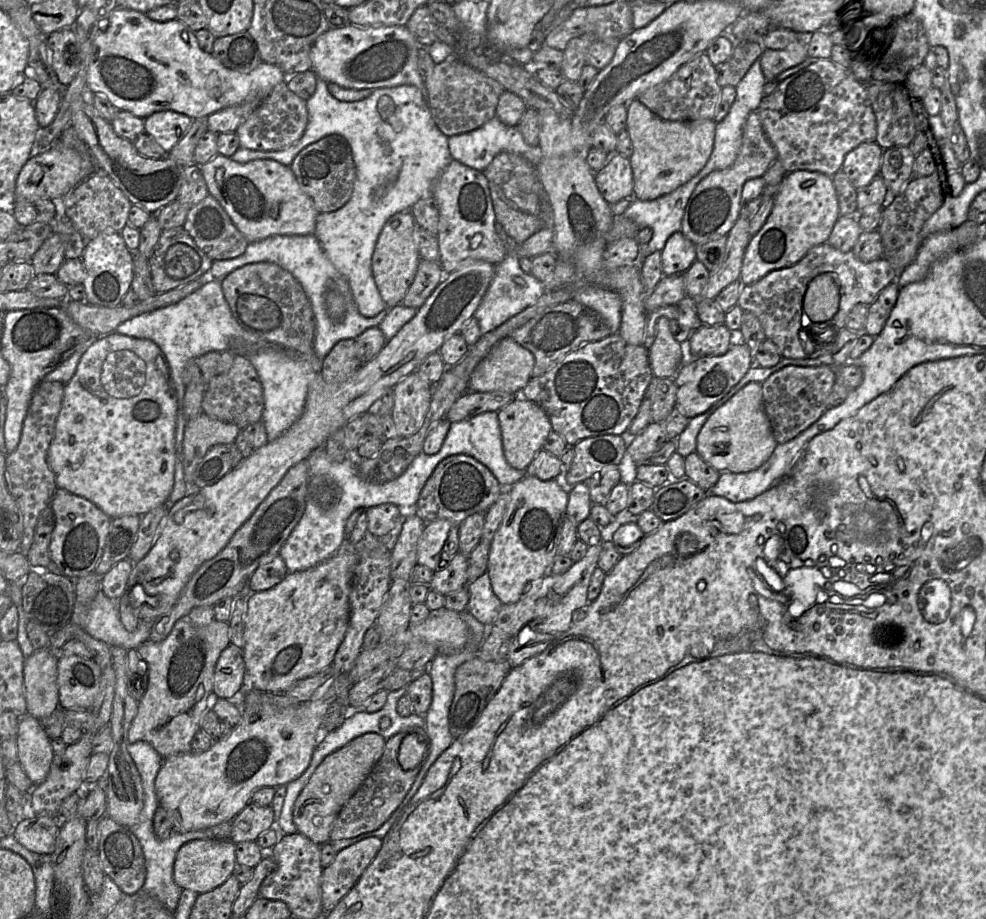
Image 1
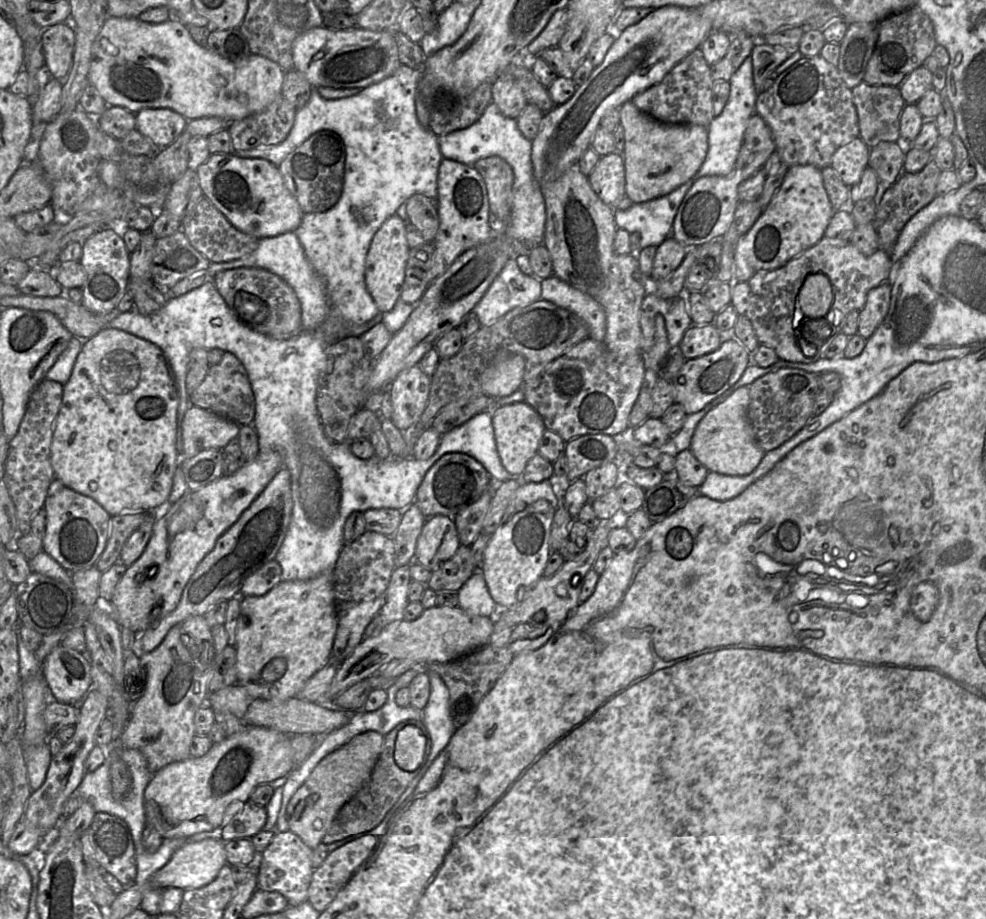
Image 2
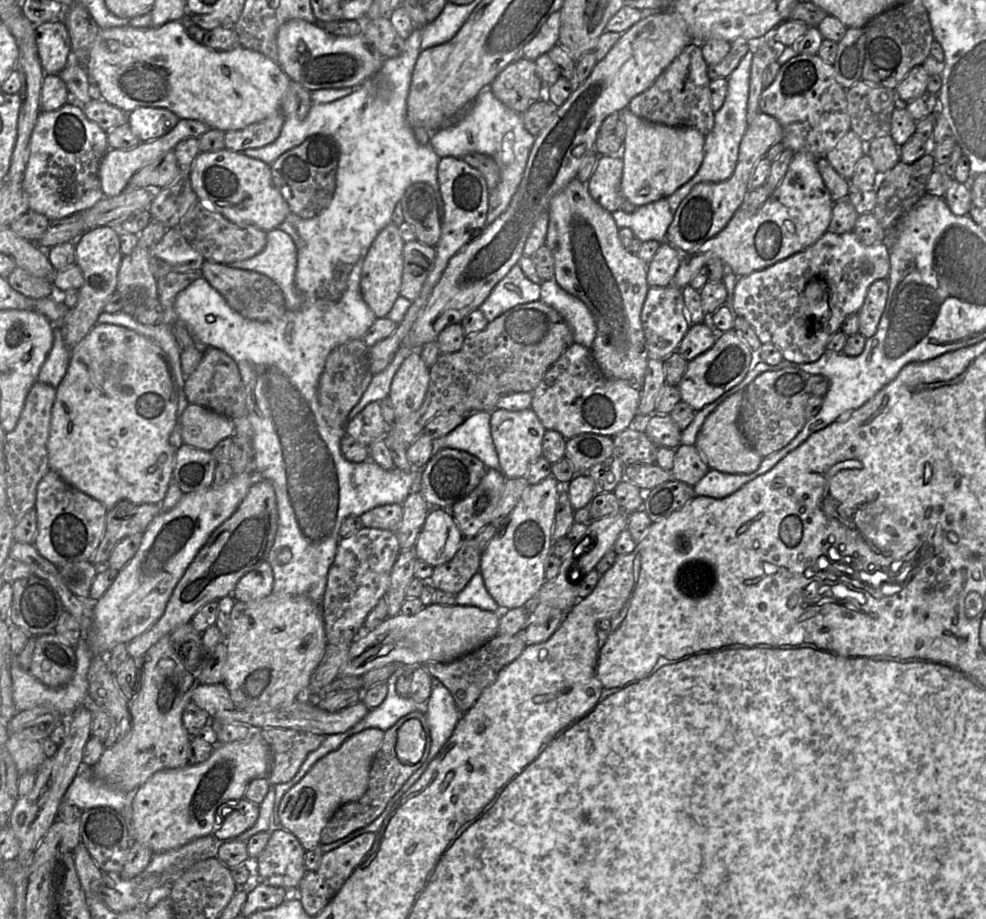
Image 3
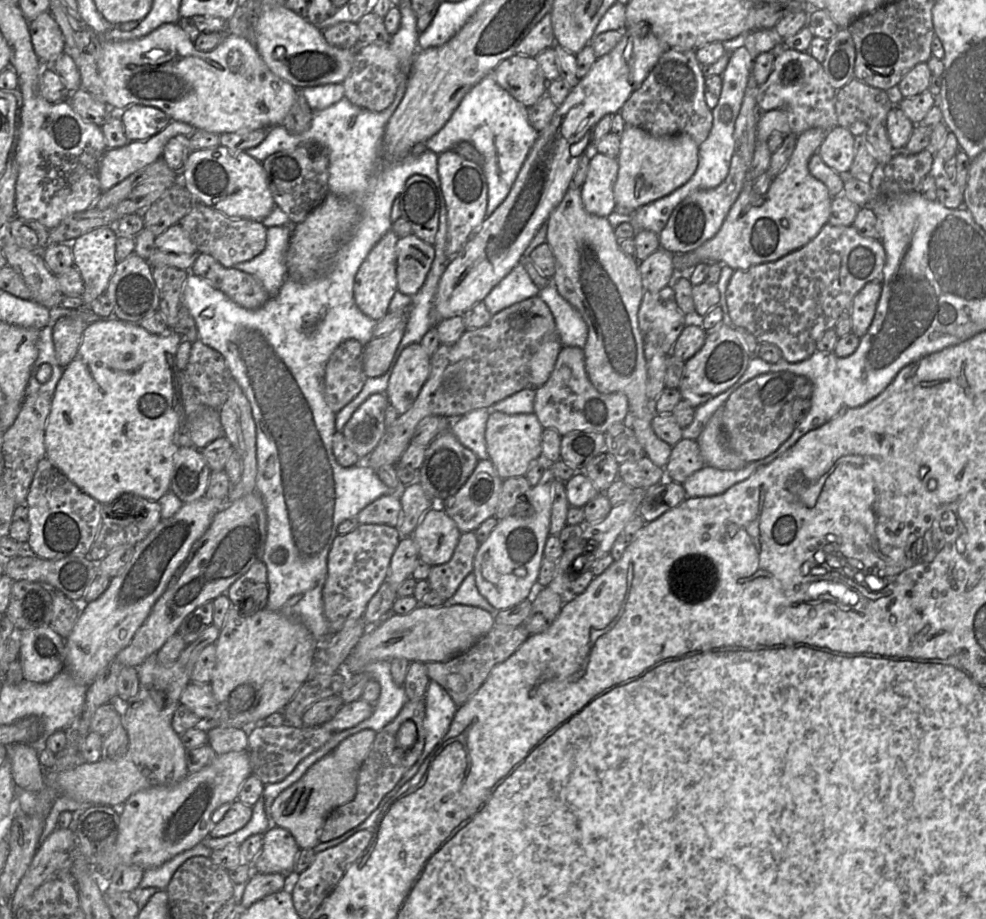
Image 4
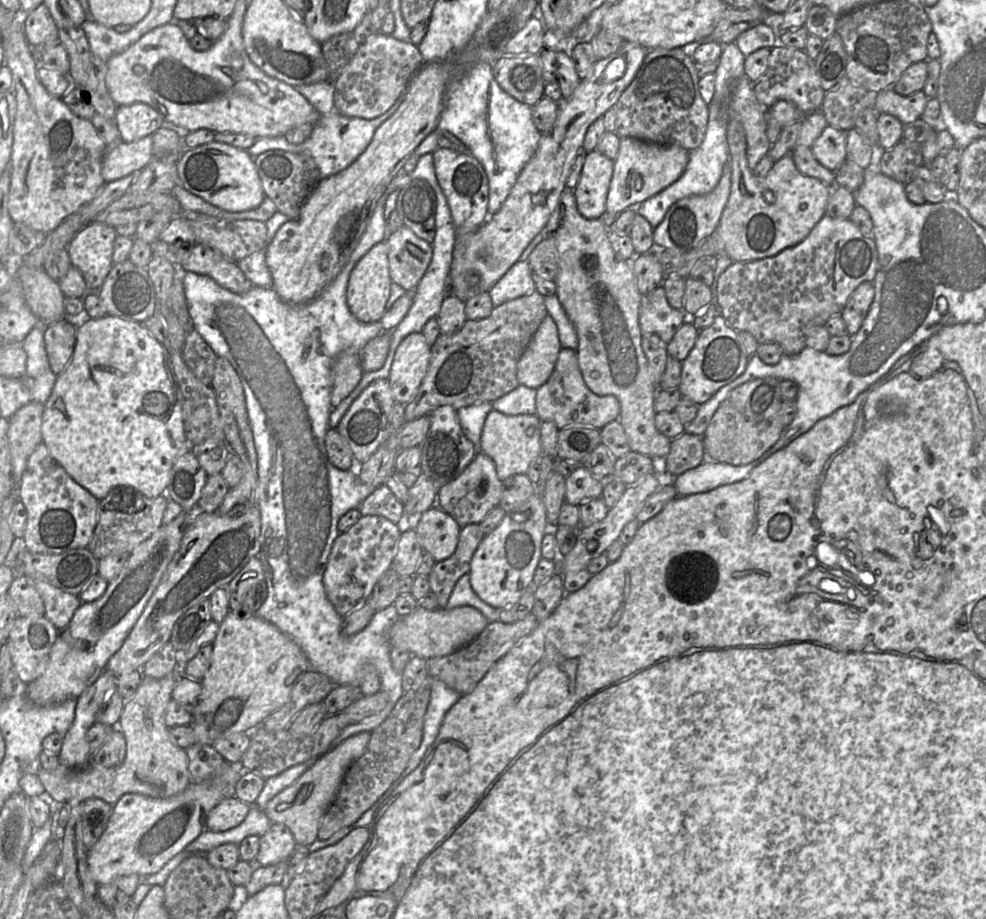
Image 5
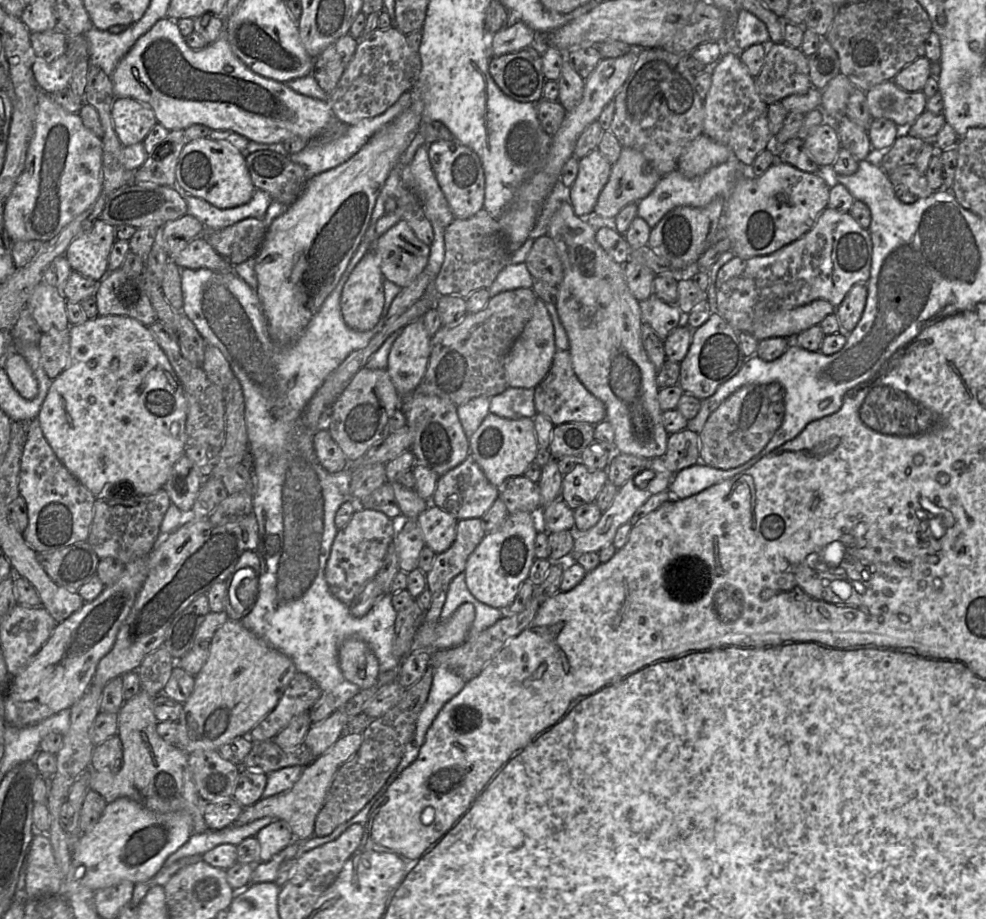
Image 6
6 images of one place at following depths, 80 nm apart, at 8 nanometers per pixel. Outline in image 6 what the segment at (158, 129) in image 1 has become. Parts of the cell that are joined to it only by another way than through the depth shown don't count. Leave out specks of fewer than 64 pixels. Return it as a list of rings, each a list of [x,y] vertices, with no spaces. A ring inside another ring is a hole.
[[[115,98],[112,120],[114,130],[124,147],[143,142],[158,124],[152,108],[132,98]]]

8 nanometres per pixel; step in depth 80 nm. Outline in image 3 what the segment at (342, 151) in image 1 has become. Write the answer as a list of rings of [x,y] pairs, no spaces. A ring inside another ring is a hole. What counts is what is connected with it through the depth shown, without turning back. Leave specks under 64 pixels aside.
[[[315,134],[283,153],[270,165],[273,184],[293,214],[306,219],[312,218],[330,205],[336,188],[339,157],[340,147],[333,136]]]

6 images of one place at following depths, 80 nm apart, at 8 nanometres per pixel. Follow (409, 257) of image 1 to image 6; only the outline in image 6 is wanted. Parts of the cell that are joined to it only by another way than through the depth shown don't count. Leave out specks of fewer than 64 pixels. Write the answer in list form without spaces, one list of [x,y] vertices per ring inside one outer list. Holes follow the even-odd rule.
[[[371,248],[352,270],[341,293],[341,313],[348,327],[356,331],[368,331],[383,318],[384,280],[378,257]]]

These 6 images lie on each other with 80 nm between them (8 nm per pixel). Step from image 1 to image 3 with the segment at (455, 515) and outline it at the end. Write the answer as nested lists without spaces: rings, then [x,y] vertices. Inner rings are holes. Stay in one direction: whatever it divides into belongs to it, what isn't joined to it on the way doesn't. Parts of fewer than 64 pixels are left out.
[[[444,448],[431,456],[421,469],[418,490],[431,508],[450,510],[451,507],[467,497],[479,484],[487,468],[477,457],[453,448]]]

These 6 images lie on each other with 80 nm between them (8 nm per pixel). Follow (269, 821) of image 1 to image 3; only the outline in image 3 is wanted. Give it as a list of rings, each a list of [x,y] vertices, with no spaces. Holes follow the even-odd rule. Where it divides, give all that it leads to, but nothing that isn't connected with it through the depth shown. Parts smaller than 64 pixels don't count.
[[[245,798],[238,800],[233,811],[213,831],[219,841],[230,841],[251,828],[259,816],[259,805]]]

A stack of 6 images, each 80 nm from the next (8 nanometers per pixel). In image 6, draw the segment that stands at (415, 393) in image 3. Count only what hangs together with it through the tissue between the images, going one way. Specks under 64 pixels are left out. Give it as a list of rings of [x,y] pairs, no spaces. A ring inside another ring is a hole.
[[[423,319],[400,330],[388,356],[387,371],[402,398],[413,393],[427,370],[431,353],[431,336]]]

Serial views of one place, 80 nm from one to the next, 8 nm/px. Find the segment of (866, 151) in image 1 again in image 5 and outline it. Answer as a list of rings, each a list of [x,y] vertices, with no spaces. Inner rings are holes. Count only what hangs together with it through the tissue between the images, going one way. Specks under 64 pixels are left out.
[[[828,125],[810,149],[825,168],[834,172],[847,159],[846,131]]]

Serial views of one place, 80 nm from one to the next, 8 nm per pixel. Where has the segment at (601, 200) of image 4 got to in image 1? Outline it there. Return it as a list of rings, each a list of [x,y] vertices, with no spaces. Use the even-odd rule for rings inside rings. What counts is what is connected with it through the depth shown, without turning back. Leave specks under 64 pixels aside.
[[[617,151],[609,153],[606,163],[595,172],[595,182],[610,205],[633,197],[633,171],[629,158]]]

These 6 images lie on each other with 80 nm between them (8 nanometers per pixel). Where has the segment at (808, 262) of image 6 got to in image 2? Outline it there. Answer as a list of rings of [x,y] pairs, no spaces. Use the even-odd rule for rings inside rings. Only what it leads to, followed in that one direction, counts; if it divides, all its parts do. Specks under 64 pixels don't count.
[[[824,236],[818,243],[788,261],[782,267],[773,270],[759,270],[747,281],[734,281],[732,284],[730,304],[733,305],[738,315],[743,315],[751,321],[759,343],[772,347],[776,351],[779,359],[792,362],[812,363],[825,357],[829,343],[835,335],[841,331],[847,314],[853,310],[860,311],[866,303],[868,292],[887,280],[893,285],[894,262],[890,254],[882,249],[878,249],[872,255],[866,256],[862,254],[851,241]],[[818,272],[824,273],[829,278],[834,293],[834,300],[828,314],[817,320],[810,319],[812,327],[823,328],[822,333],[824,333],[827,327],[831,328],[831,334],[823,345],[821,338],[809,342],[804,337],[803,331],[800,331],[798,327],[798,312],[800,308],[798,302],[799,291],[806,277]],[[813,345],[817,346],[816,353],[814,355],[807,355],[807,353],[810,353],[810,347]]]

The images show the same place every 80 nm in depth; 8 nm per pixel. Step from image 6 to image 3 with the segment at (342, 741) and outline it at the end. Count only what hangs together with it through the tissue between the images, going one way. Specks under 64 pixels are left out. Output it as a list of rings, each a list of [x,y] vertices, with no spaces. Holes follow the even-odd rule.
[[[369,728],[351,736],[337,750],[321,758],[284,794],[278,806],[280,825],[291,832],[306,851],[320,845],[323,829],[341,806],[357,801],[365,794],[371,764],[383,737],[384,732],[377,728]]]

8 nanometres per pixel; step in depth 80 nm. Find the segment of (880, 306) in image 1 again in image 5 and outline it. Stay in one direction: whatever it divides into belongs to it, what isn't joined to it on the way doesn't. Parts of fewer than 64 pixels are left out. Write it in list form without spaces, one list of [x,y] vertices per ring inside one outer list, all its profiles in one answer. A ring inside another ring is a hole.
[[[872,282],[861,283],[850,295],[841,317],[848,335],[854,336],[861,328],[874,300],[875,288]]]

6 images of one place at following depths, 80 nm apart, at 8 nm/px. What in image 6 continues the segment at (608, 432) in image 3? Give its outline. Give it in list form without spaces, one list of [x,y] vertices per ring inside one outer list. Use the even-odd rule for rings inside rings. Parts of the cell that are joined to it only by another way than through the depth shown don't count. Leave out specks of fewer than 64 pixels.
[[[568,350],[556,351],[549,372],[534,388],[534,404],[536,412],[548,418],[554,426],[569,422],[596,425],[606,418],[604,403],[593,396],[576,376]]]

